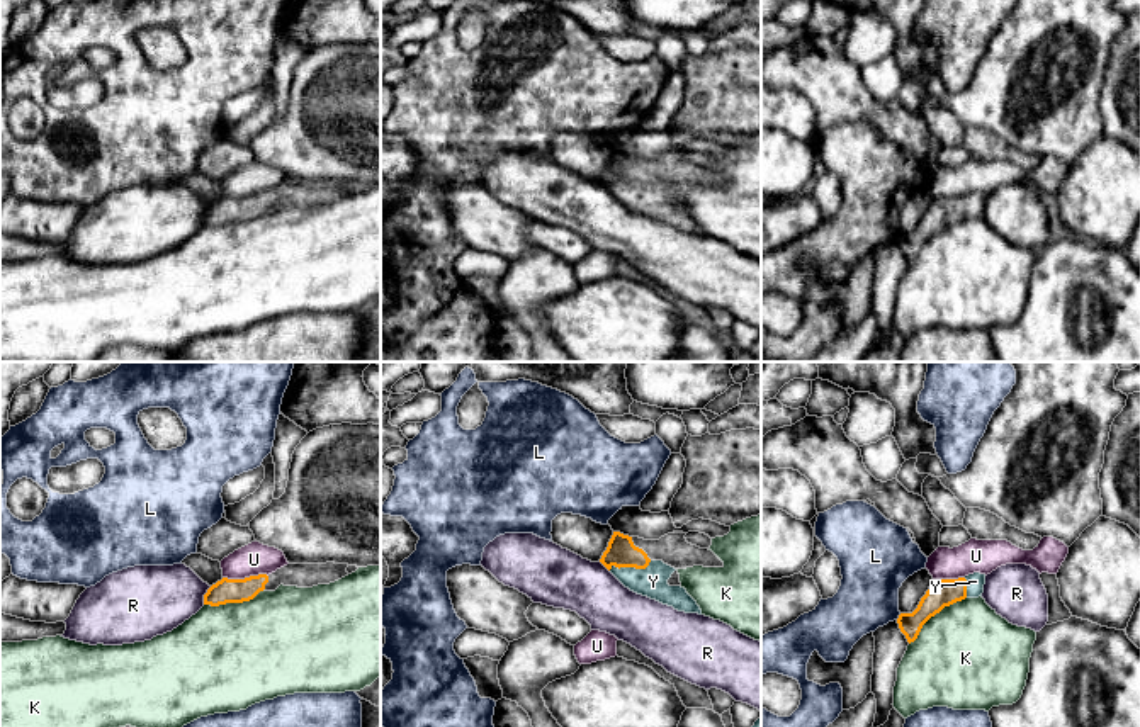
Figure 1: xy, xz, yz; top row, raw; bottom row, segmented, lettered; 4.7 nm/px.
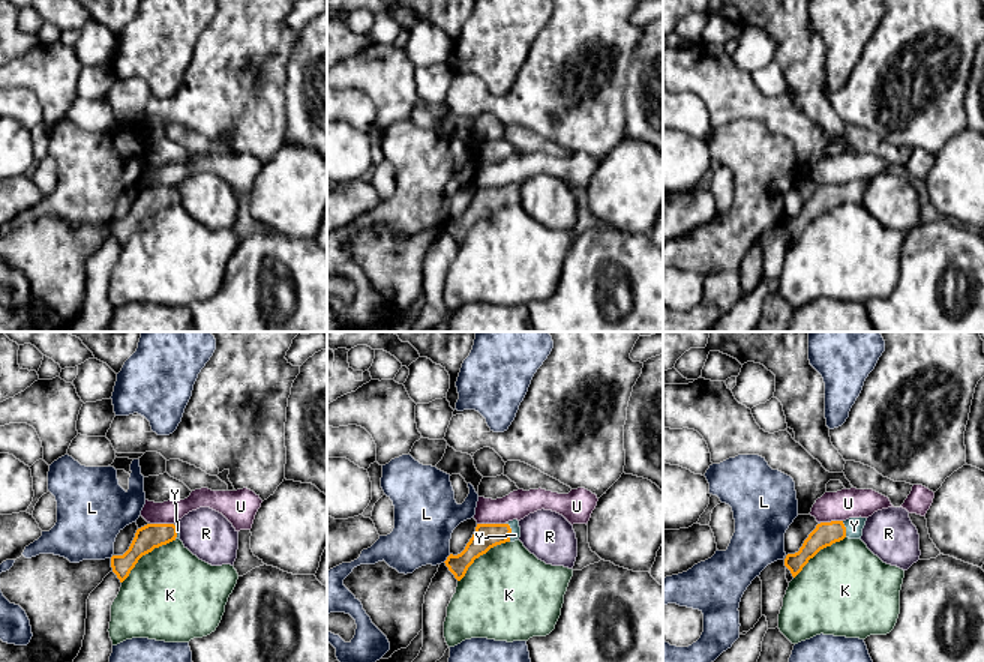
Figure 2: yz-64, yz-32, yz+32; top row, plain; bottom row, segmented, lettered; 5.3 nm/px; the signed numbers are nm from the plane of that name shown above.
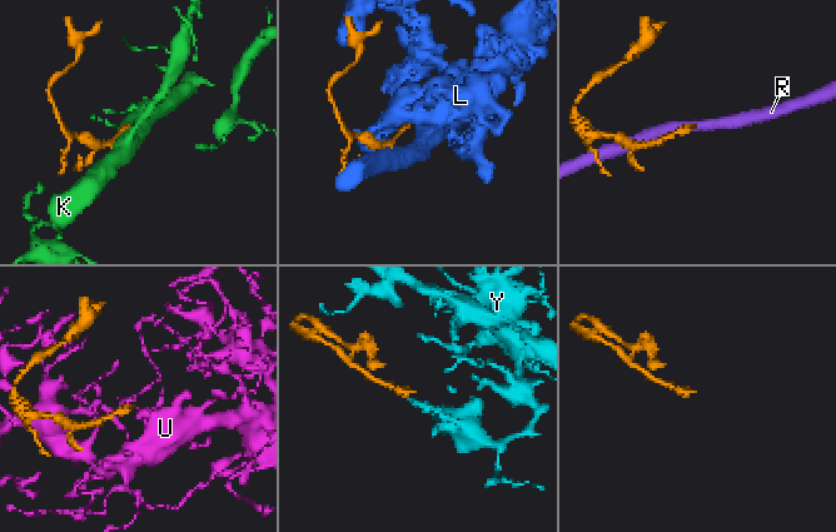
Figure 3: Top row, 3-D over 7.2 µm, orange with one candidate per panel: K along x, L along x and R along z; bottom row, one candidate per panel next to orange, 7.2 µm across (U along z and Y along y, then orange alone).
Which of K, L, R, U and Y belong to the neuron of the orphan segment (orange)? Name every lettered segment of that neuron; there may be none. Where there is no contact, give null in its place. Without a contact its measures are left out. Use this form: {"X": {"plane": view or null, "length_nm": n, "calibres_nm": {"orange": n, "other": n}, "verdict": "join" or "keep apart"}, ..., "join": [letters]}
{"K": {"plane": "yz", "length_nm": 360, "calibres_nm": {"orange": 130, "other": 480}, "verdict": "keep apart"}, "L": {"plane": "yz", "length_nm": 40, "calibres_nm": {"orange": 130, "other": 280}, "verdict": "keep apart"}, "R": {"plane": "xy", "length_nm": 100, "calibres_nm": {"orange": 110, "other": 340}, "verdict": "keep apart"}, "U": {"plane": "xy", "length_nm": 220, "calibres_nm": {"orange": 110, "other": 150}, "verdict": "keep apart"}, "Y": {"plane": "xz", "length_nm": 220, "calibres_nm": {"orange": 140, "other": 140}, "verdict": "join"}, "join": ["Y"]}

